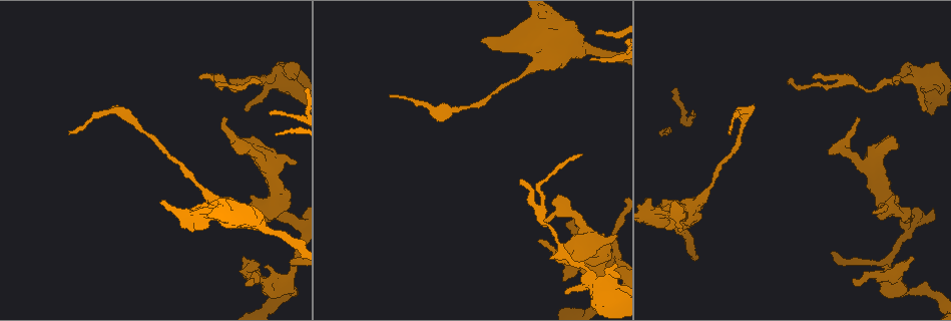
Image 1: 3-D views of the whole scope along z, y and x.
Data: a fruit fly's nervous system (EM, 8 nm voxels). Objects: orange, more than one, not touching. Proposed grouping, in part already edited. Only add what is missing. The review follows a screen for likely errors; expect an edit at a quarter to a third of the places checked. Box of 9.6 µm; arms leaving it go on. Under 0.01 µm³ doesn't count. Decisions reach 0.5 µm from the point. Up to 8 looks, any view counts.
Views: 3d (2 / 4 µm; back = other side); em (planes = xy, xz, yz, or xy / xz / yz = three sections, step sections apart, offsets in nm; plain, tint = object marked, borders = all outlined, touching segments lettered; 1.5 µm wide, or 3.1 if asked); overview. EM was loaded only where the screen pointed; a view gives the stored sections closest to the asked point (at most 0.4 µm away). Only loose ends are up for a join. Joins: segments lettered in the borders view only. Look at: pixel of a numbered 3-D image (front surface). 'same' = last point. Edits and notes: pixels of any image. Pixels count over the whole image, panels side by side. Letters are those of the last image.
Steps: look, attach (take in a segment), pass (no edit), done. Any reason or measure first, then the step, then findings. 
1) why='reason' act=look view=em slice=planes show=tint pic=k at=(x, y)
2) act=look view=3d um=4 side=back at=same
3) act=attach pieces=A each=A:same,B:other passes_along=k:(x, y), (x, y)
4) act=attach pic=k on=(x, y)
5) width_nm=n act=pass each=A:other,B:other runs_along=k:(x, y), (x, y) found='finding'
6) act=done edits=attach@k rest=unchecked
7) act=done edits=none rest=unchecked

why='free end' act=look view=3d um=4 pic=1 at=(924, 111)

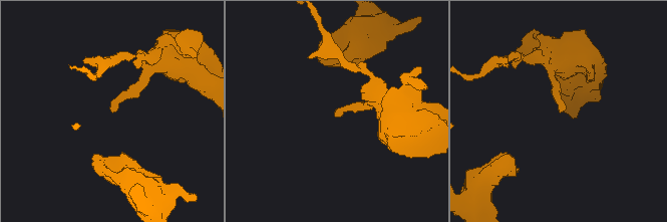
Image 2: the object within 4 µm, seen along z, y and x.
act=look view=em slice=planes show=borders pic=2 at=(563, 111)

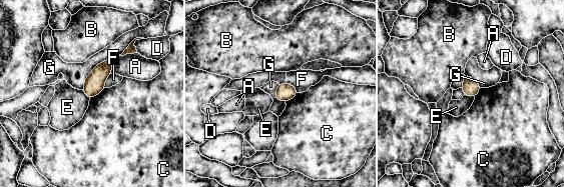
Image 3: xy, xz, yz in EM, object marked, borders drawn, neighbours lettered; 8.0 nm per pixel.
act=pass each=A:other,B:other,C:other,D:other,E:other,F:other,G:other found='no lettered segment goes on from it'

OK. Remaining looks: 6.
act=look view=3d um=4 pic=1 at=(261, 81)

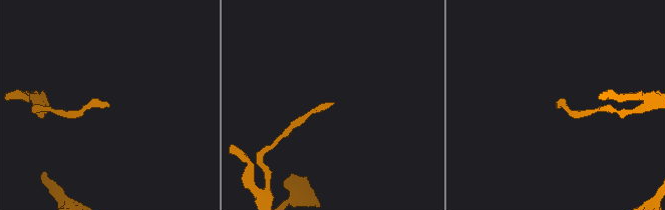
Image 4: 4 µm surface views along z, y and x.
act=look view=em slice=planes show=borders pic=4 at=(558, 105)

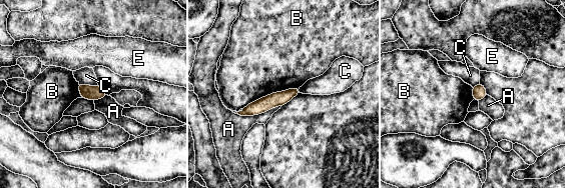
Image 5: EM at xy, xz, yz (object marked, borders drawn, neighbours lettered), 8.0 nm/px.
longest_contact=B:500nm act=pass each=A:other,B:other,C:other,E:other border=5:(299, 87), (274, 91), (241, 108) found='no lettered segment goes on from it'

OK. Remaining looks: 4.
why='an open end' act=look view=em slice=xy step=8 show=borders pic=1 at=(161, 203)

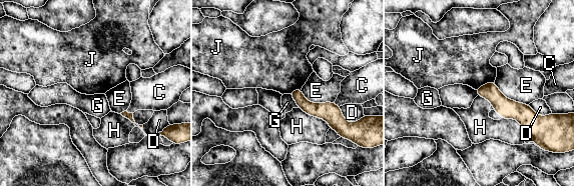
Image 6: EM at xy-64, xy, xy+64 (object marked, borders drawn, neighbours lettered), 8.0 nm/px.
why='cut it another way' act=look view=em slice=planes show=borders at=same

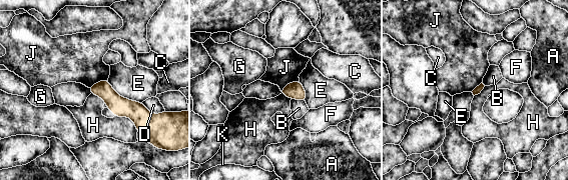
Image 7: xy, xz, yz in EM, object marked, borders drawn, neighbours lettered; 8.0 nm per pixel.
act=pass each=A:other,B:other,C:other,D:other,E:other,F:other,G:other,H:other,J:other,K:other runs_along=7:(92, 88), (144, 120) found='none of them fits'

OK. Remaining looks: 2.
act=done edits=none rest=unchecked

